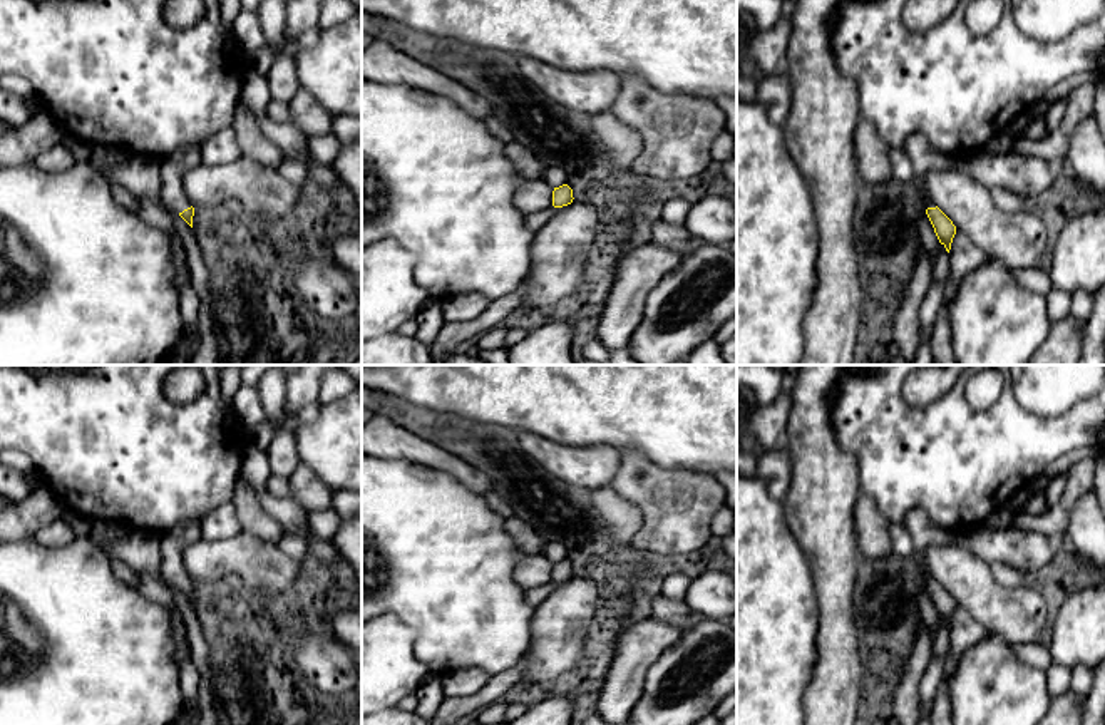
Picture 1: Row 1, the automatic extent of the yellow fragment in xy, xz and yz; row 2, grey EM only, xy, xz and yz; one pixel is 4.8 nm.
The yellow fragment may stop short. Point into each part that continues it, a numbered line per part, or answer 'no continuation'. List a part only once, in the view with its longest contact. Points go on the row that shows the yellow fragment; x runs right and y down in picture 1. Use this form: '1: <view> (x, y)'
1: xy (173, 168)

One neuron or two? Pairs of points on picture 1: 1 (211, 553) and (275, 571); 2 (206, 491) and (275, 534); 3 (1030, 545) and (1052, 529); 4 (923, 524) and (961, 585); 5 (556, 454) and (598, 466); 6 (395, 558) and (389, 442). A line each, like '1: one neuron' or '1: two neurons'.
1: one neuron
2: two neurons
3: two neurons
4: two neurons
5: one neuron
6: two neurons

